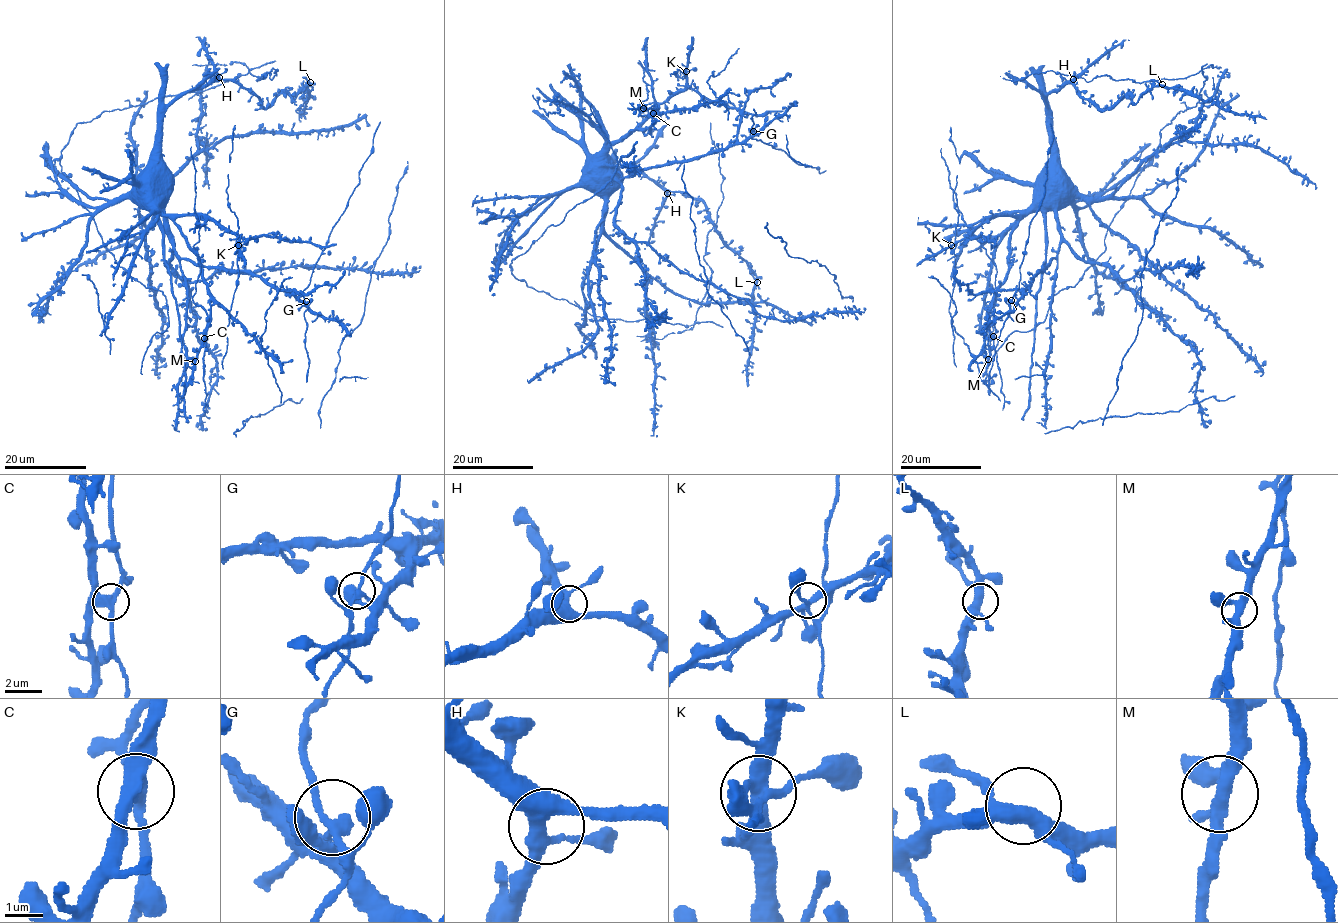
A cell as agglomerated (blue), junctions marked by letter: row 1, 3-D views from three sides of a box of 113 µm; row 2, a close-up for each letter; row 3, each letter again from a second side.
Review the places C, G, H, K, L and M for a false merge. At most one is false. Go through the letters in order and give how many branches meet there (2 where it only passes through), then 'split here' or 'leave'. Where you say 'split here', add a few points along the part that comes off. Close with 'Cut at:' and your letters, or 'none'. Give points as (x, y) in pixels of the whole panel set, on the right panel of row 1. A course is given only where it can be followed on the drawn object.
C: branches 4; split here; course (993, 336), (996, 265), (957, 207), (956, 194), (950, 187), (941, 148)
G: branches 4; leave
H: branches 4; leave
K: branches 4; leave
L: branches 4; leave
M: branches 4; leave
Cut at: C

